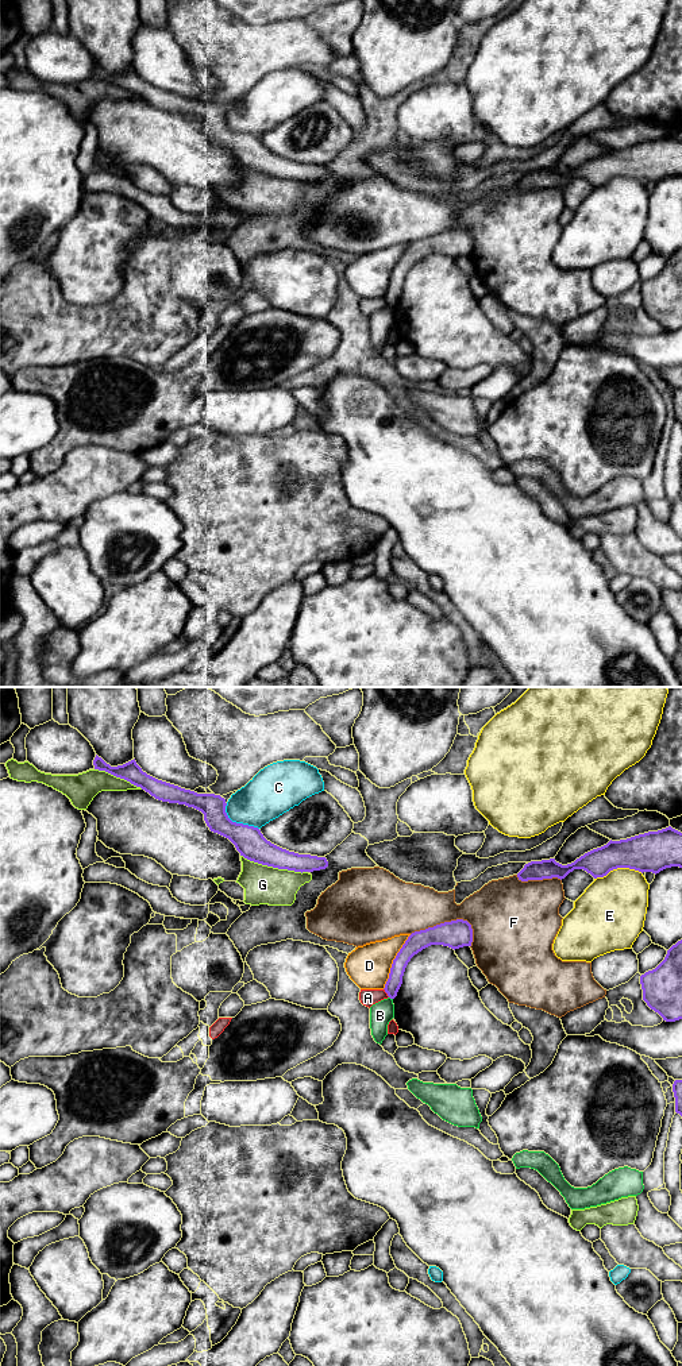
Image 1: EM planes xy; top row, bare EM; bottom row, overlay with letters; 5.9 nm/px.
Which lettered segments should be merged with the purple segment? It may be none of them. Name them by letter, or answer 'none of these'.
none of these

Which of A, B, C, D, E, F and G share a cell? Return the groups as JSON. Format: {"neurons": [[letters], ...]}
{"neurons": [["A", "D"], ["B"], ["C"], ["E"], ["F"], ["G"]]}

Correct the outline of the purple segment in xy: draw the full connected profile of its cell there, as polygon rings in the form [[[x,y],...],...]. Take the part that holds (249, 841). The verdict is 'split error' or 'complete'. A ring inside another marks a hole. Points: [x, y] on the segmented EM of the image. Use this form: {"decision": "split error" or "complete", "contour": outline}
{"decision": "complete", "contour": [[[96,755],[93,765],[95,769],[105,771],[140,787],[158,800],[185,804],[201,811],[209,830],[228,838],[240,856],[250,861],[301,873],[328,867],[325,857],[289,852],[267,841],[258,827],[232,822],[226,813],[226,799],[220,795],[197,794],[158,780],[143,772],[135,759],[123,765],[111,767]]]}

